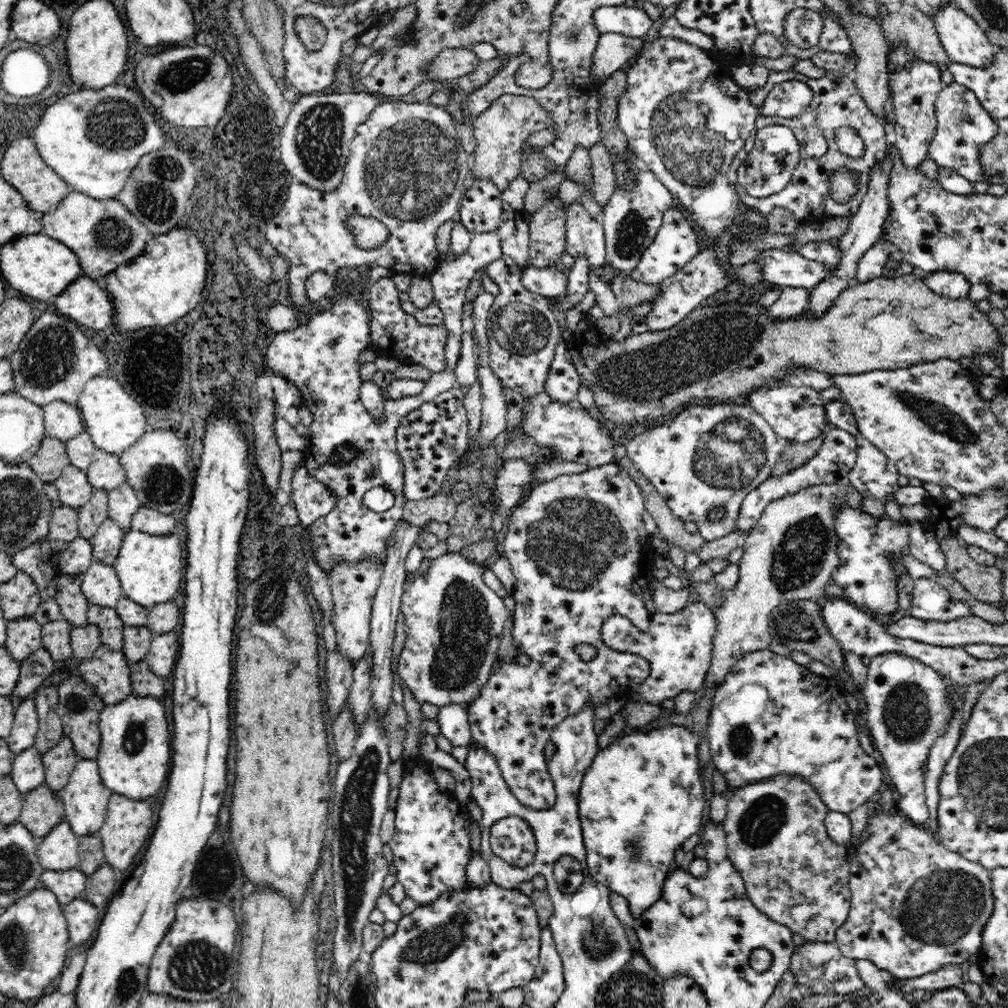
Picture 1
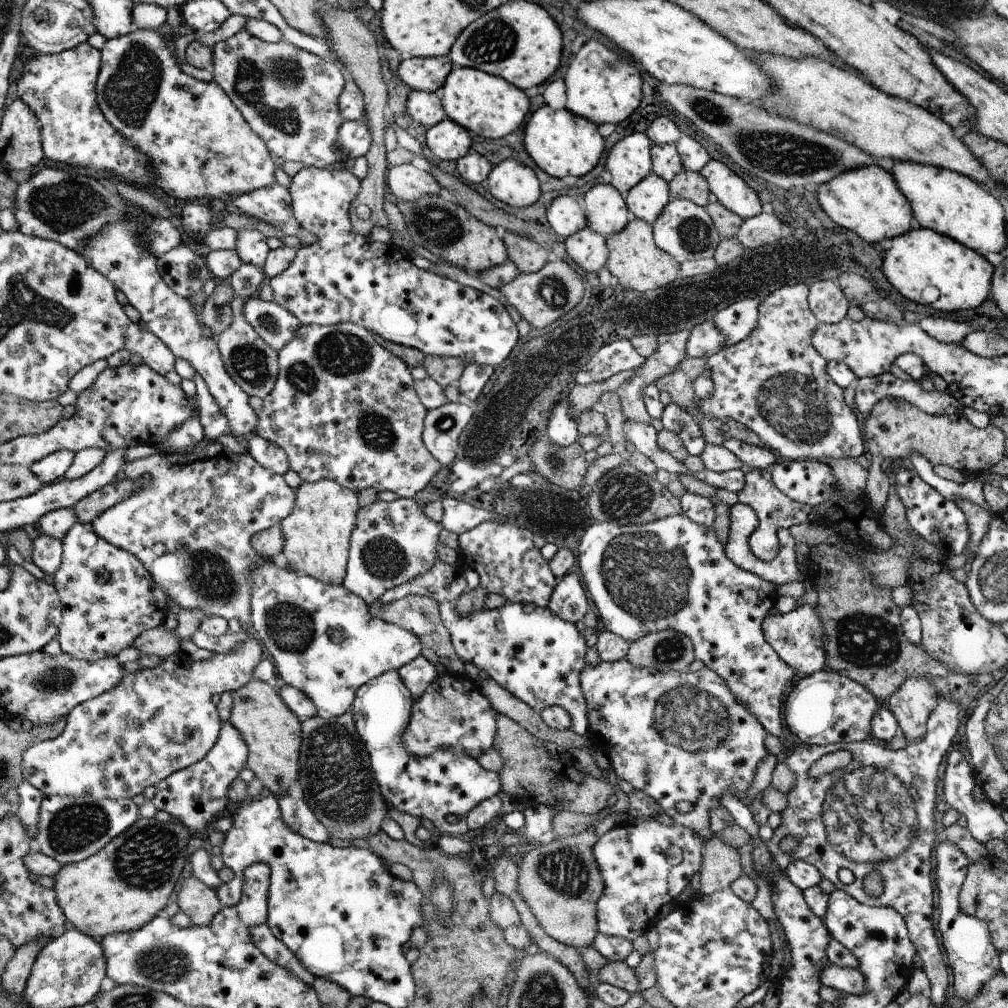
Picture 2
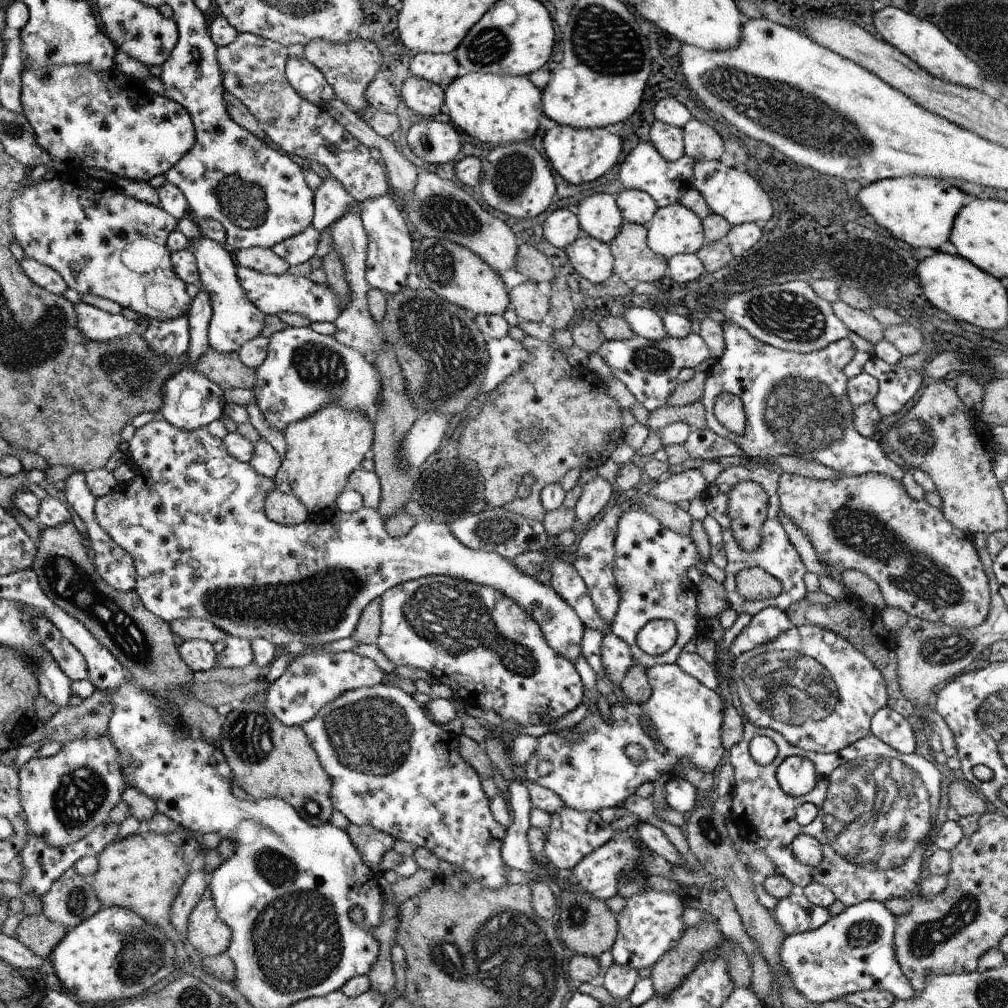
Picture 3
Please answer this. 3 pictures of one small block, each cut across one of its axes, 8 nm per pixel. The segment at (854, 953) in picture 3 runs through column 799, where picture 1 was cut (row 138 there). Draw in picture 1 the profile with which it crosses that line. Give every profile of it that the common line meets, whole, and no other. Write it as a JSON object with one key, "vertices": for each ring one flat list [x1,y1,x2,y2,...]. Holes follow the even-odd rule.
{"vertices":[[953,81,945,85,935,100,937,120,936,134,928,147,928,156,939,167,953,170,970,182,985,180,979,154,981,148,996,135,1000,129,996,121,984,109,978,97,966,86]]}

